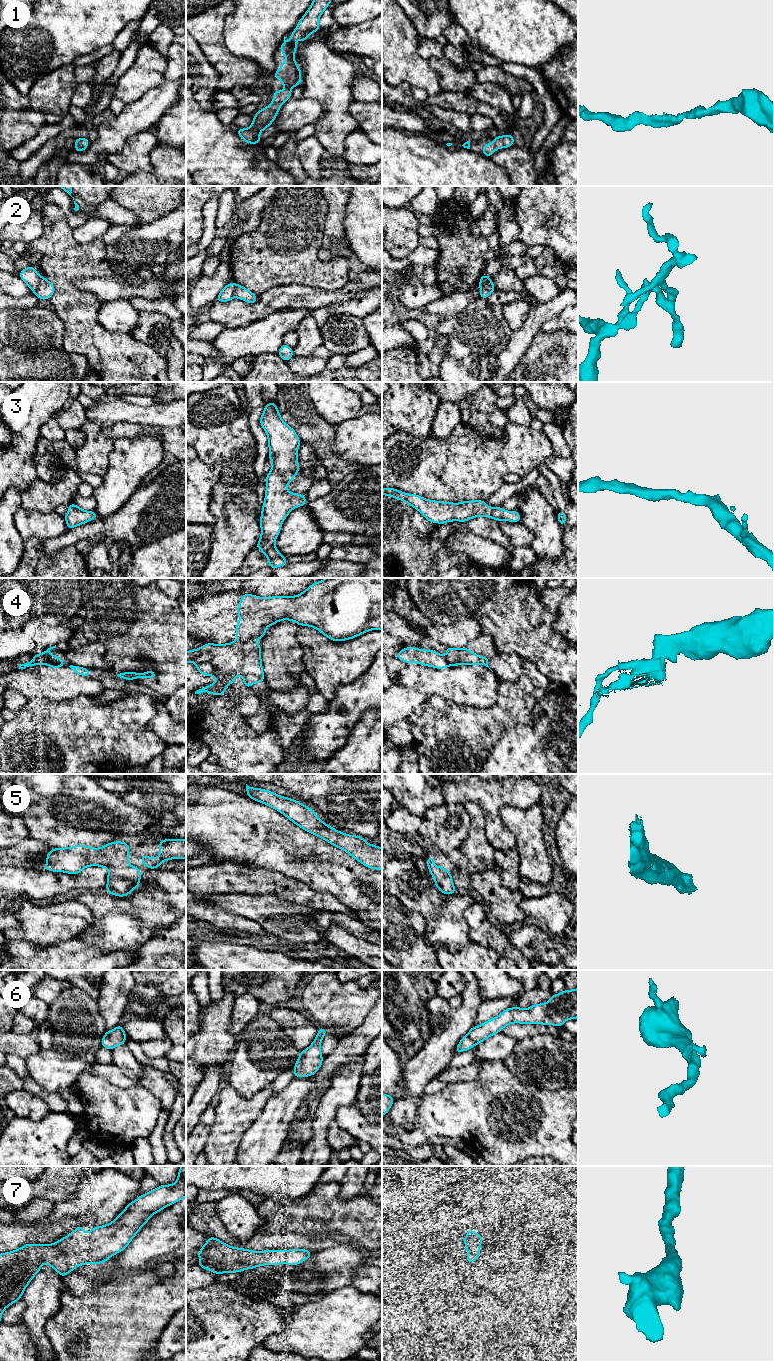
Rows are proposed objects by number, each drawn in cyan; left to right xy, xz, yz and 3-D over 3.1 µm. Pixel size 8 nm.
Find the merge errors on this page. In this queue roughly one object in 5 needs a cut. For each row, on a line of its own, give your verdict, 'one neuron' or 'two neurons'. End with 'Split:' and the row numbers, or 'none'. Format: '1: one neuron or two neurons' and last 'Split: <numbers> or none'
1: one neuron
2: two neurons
3: one neuron
4: two neurons
5: one neuron
6: one neuron
7: one neuron
Split: 2, 4

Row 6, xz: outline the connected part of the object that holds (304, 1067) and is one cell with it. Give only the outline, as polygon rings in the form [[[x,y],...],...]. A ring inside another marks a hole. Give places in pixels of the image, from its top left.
[[[319,1027],[313,1043],[304,1051],[299,1052],[299,1059],[294,1066],[294,1077],[307,1077],[314,1075],[322,1065],[321,1041],[327,1031]]]

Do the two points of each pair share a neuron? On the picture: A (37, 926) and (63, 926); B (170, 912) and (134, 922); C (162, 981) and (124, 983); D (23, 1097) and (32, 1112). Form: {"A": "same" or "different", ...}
{"A": "same", "B": "same", "C": "different", "D": "same"}

